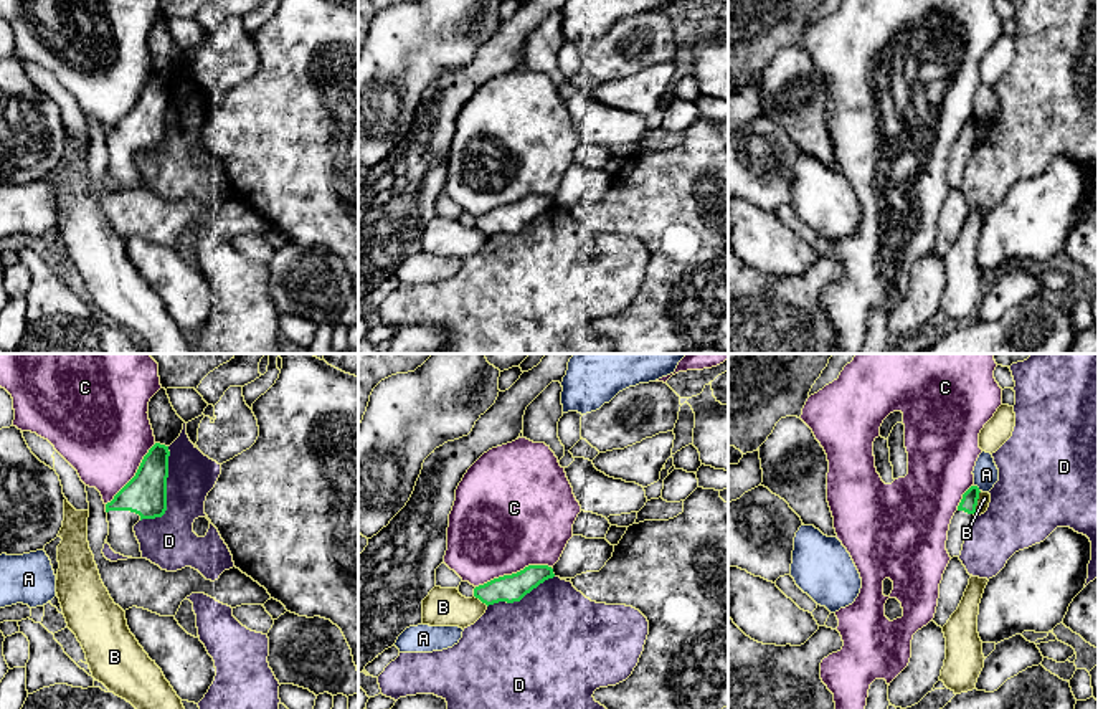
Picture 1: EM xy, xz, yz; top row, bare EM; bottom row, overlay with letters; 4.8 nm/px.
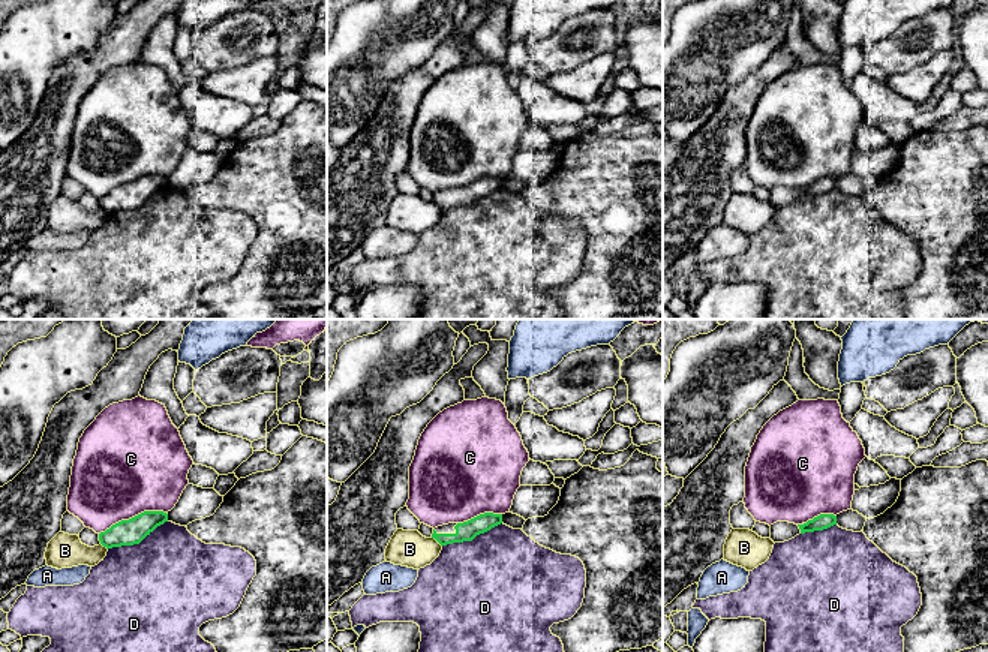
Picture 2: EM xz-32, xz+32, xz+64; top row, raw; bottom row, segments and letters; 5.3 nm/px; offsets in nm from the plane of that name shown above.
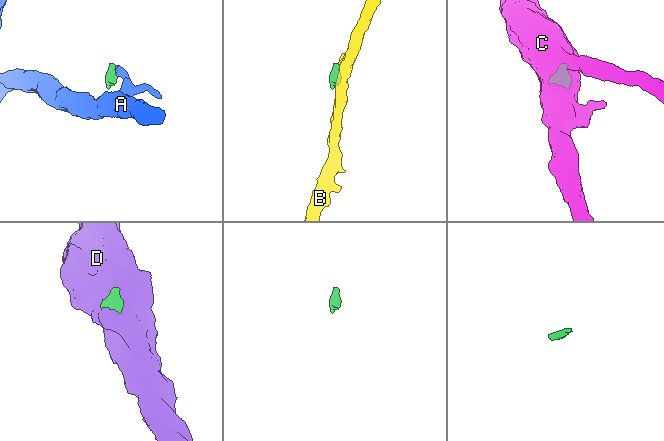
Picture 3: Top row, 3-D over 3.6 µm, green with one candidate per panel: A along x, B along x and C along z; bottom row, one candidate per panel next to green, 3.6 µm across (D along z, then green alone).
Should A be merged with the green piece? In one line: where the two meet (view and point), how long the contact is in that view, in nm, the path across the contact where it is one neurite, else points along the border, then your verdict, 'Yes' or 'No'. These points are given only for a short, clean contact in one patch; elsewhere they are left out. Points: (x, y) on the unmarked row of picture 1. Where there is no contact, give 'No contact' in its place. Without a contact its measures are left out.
Touches green at yz (978, 118). Shared border 50 nm. Boundary: yz (974, 114), (979, 121). No

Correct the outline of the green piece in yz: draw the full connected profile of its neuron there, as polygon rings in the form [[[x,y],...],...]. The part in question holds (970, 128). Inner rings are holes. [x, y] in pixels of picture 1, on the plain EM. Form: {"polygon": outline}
{"polygon": [[[971,116],[964,124],[954,142],[946,170],[946,180],[949,187],[959,187],[964,174],[964,167],[974,150],[974,142],[979,129],[979,117]]]}

